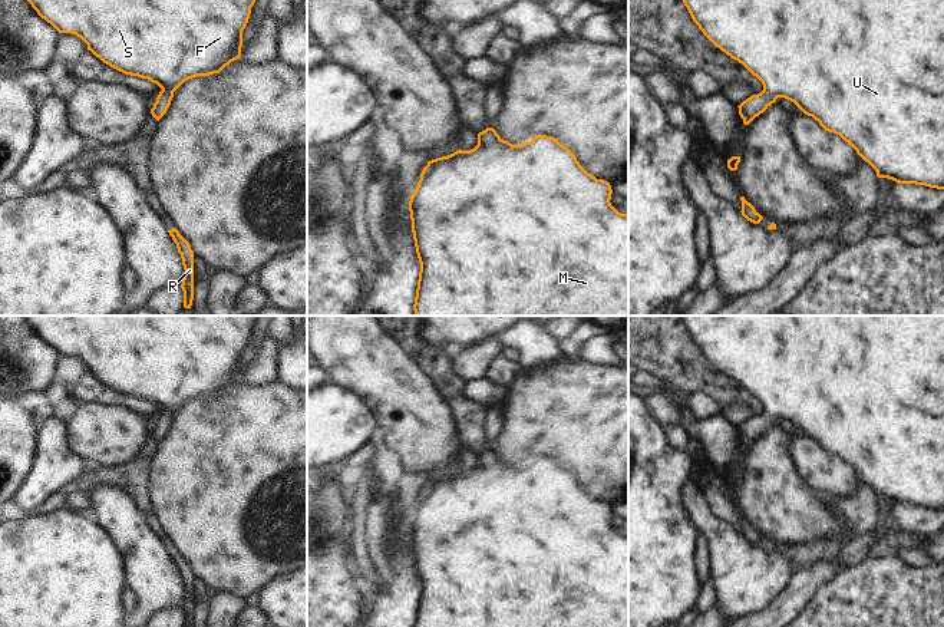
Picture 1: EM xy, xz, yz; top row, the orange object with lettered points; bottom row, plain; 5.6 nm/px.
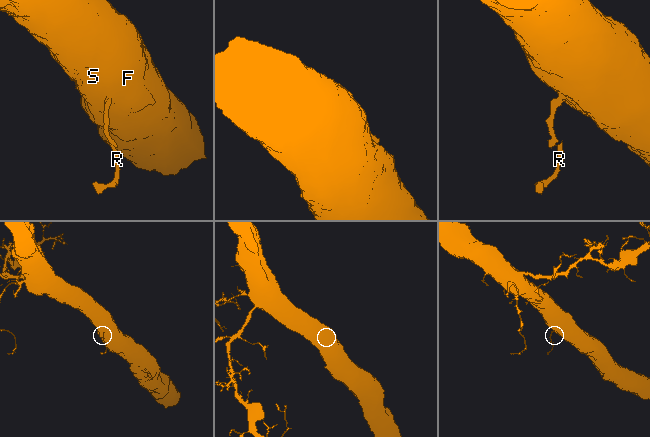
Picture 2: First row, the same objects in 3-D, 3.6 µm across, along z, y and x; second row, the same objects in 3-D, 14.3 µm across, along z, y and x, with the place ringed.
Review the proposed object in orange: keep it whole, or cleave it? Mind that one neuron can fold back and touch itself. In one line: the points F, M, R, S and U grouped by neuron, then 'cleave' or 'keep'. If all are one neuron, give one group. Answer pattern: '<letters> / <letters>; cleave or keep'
F M R S U; keep

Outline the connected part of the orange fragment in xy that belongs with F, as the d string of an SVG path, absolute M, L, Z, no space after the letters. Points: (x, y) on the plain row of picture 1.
M23 316L32 326L37 336L50 344L59 354L72 354L80 359L96 379L110 389L131 397L138 397L156 405L162 412L159 413L154 429L152 438L159 442L168 432L174 413L188 400L197 397L209 397L220 395L231 383L241 379L242 352L245 350L251 329L255 324L257 316Z

